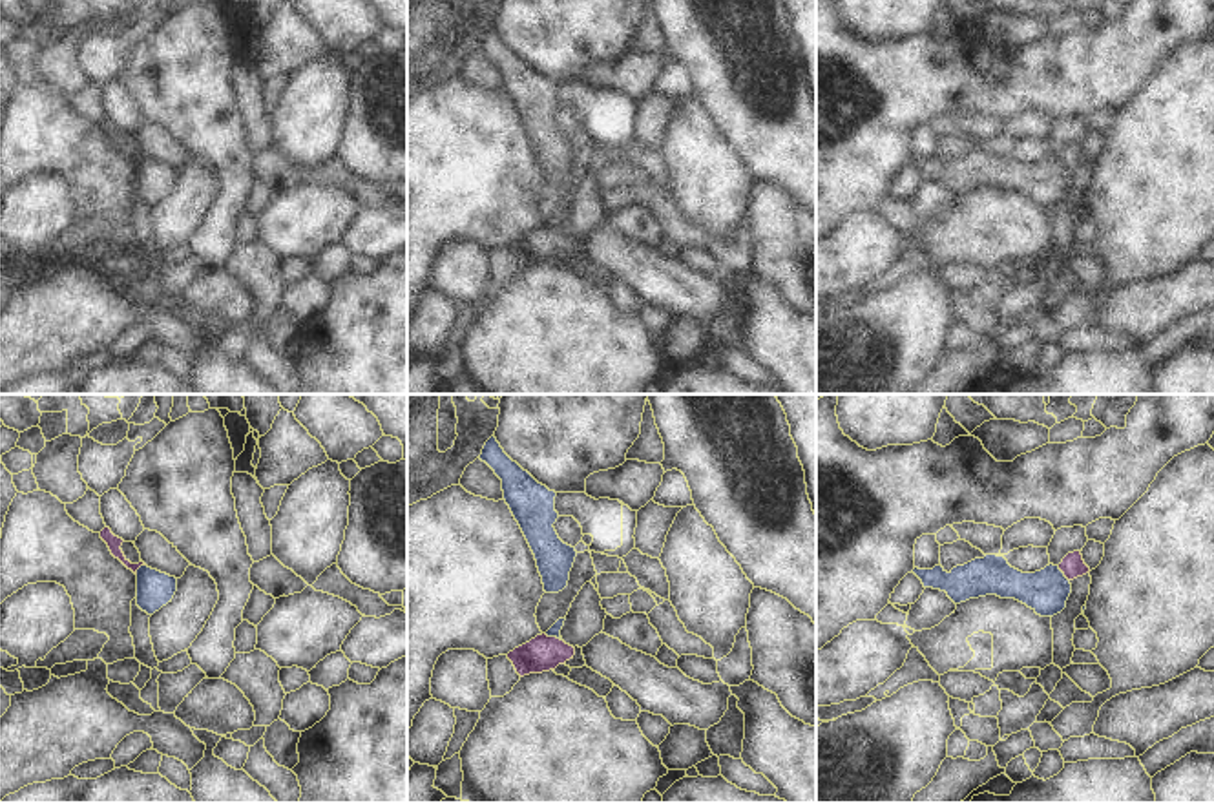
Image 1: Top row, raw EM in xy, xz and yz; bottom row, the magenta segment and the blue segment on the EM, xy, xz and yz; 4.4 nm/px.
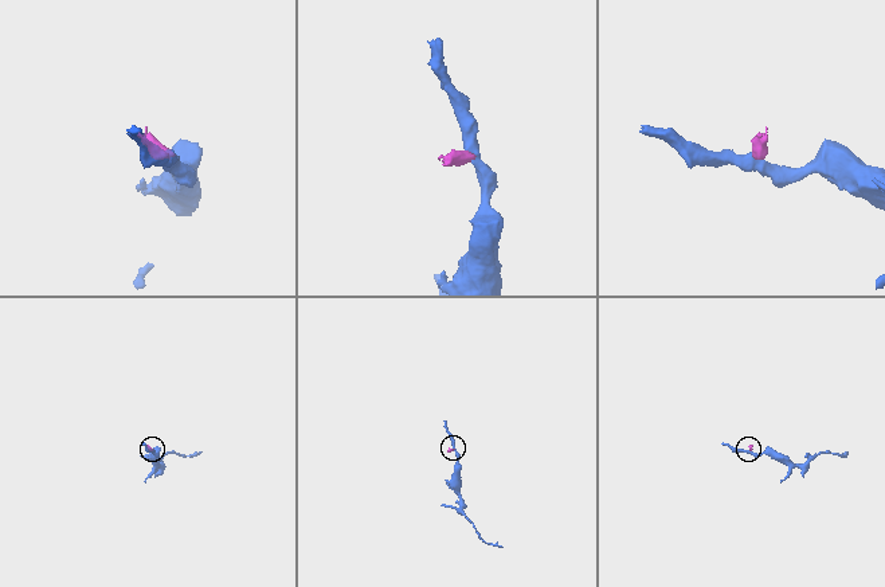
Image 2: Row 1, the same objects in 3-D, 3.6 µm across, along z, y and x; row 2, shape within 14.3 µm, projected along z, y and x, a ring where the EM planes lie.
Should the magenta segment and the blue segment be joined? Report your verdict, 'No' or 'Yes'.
No.

